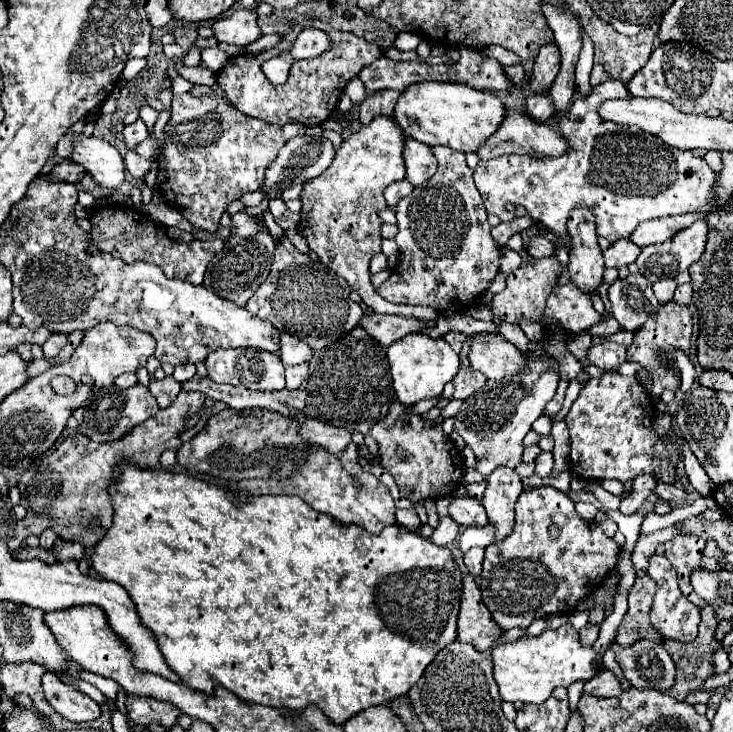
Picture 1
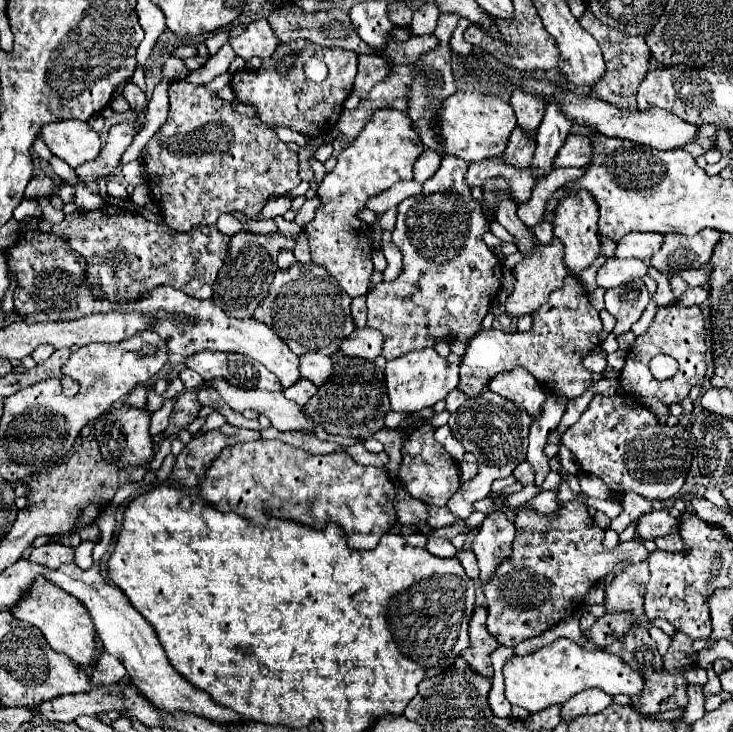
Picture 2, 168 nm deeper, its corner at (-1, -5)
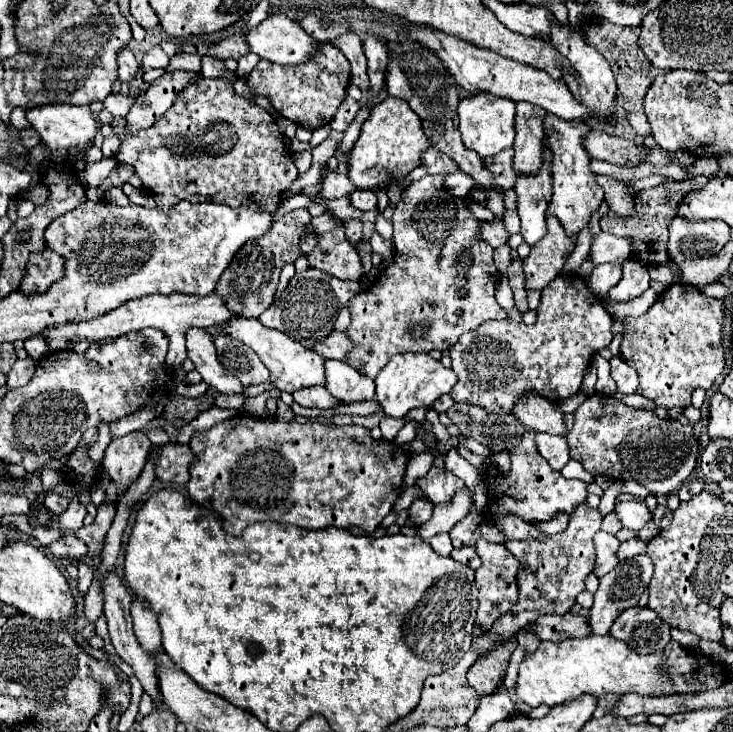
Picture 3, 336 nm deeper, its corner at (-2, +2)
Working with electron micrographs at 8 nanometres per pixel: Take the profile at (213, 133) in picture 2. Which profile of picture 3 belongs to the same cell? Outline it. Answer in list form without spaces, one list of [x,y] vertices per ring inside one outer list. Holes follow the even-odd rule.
[[[200,79],[200,83],[192,83],[192,87],[186,87],[176,97],[174,105],[148,129],[126,133],[126,117],[114,117],[110,127],[120,139],[120,147],[114,155],[116,161],[134,167],[142,185],[152,191],[156,205],[162,211],[172,209],[184,199],[190,203],[210,201],[228,207],[242,207],[250,197],[254,197],[260,207],[276,207],[278,195],[298,177],[298,169],[292,163],[286,139],[274,117],[256,103],[236,95],[232,83],[224,83],[224,79]]]

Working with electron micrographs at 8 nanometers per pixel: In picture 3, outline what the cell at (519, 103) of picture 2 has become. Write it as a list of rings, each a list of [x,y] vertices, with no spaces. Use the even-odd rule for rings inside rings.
[[[516,103],[516,143],[514,147],[514,173],[516,175],[536,175],[542,167],[542,119],[544,109],[532,103]]]

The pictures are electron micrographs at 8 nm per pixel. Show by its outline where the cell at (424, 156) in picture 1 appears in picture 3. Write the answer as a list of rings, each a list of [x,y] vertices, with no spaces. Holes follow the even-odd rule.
[[[430,147],[422,155],[422,165],[430,175],[450,175],[458,171],[458,163],[444,155],[442,151],[436,151],[436,147]]]

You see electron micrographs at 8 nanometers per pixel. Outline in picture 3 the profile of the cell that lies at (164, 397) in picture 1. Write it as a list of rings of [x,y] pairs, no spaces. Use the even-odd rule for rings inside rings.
[[[154,427],[154,429],[150,429],[150,431],[148,431],[148,439],[150,439],[150,443],[156,445],[156,447],[162,447],[162,445],[166,445],[166,443],[170,441],[168,435],[166,435],[166,431],[164,431],[164,427]]]

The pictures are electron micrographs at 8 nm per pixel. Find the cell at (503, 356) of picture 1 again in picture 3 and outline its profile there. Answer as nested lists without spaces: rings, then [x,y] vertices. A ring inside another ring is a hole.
[[[528,395],[518,405],[514,415],[530,429],[544,431],[550,435],[566,437],[568,429],[564,425],[564,413],[560,411],[558,403],[548,403],[540,399],[540,395]]]

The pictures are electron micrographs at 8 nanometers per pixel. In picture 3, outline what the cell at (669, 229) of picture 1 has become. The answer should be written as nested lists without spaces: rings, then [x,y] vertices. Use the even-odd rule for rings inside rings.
[[[600,231],[590,243],[590,261],[594,265],[600,263],[624,263],[628,259],[628,239],[620,239],[612,233]]]

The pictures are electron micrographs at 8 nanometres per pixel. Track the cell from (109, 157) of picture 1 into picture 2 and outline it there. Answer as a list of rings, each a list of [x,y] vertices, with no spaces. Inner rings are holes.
[[[53,122],[47,124],[41,132],[41,140],[49,146],[49,150],[63,158],[71,168],[83,164],[85,160],[93,160],[99,156],[101,140],[99,134],[89,128],[87,122]]]

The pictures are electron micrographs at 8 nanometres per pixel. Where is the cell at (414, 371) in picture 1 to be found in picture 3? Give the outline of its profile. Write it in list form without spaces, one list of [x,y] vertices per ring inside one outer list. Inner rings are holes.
[[[400,353],[388,361],[388,365],[374,379],[374,385],[376,401],[380,403],[382,411],[390,417],[402,419],[410,409],[430,407],[438,397],[450,393],[456,385],[456,375],[428,353]]]

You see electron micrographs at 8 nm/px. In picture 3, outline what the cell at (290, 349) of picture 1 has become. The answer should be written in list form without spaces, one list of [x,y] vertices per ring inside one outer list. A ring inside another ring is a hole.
[[[326,361],[326,389],[340,403],[356,403],[356,401],[372,401],[374,399],[374,381],[370,377],[360,375],[344,361]]]

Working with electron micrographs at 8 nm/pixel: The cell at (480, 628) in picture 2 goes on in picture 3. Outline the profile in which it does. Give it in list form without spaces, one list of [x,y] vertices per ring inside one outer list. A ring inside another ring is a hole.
[[[516,641],[508,643],[508,647],[500,647],[496,655],[488,655],[484,663],[476,663],[476,667],[468,671],[468,681],[476,689],[478,695],[492,695],[494,689],[504,681],[508,661],[514,649],[516,649]]]

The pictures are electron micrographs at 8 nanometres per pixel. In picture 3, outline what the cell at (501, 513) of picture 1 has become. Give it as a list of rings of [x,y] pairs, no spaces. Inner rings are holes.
[[[484,539],[476,541],[476,553],[482,559],[482,567],[476,569],[476,587],[478,587],[478,615],[476,615],[476,625],[482,631],[490,631],[490,627],[494,625],[494,621],[508,613],[512,609],[512,605],[516,605],[518,601],[518,581],[516,581],[516,573],[518,573],[518,561],[514,559],[514,555],[504,547],[504,545],[496,545],[496,543],[488,543]]]

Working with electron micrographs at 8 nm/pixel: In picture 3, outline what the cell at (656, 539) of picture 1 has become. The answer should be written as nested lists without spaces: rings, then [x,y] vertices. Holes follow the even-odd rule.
[[[636,555],[628,561],[620,561],[616,565],[616,569],[612,569],[610,573],[606,573],[600,579],[600,587],[594,593],[594,605],[590,607],[590,615],[588,615],[588,623],[594,635],[604,635],[610,631],[614,619],[624,613],[628,607],[634,607],[642,595],[642,591],[648,587],[652,577],[652,561],[648,555]]]

